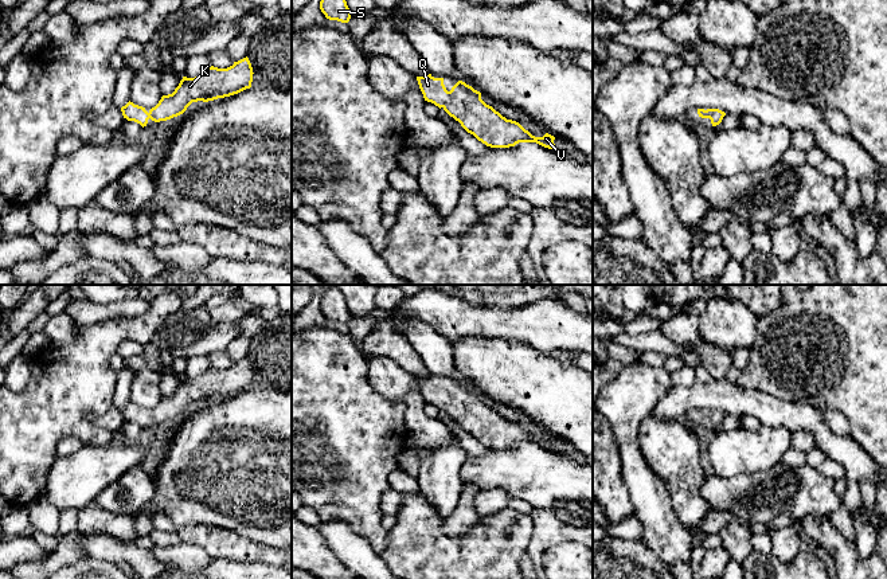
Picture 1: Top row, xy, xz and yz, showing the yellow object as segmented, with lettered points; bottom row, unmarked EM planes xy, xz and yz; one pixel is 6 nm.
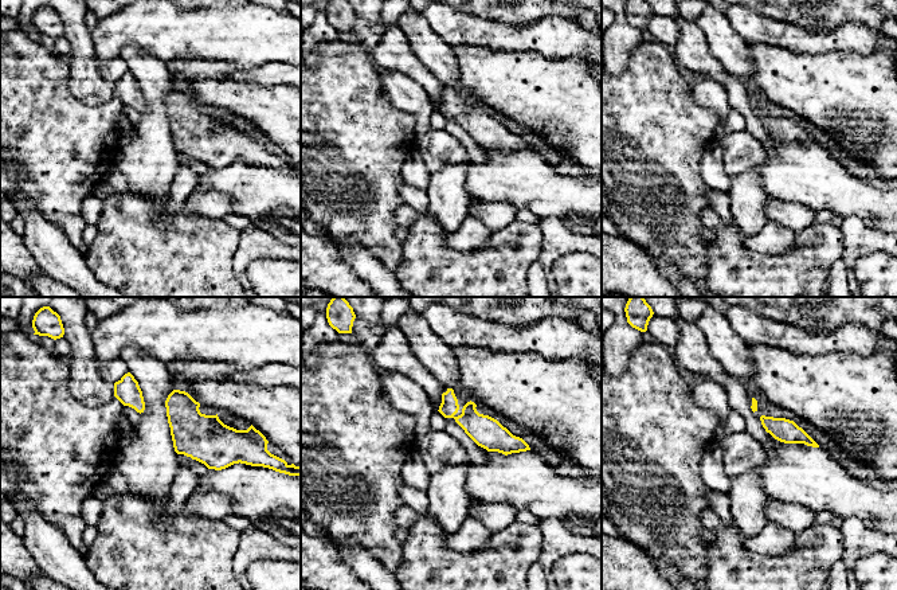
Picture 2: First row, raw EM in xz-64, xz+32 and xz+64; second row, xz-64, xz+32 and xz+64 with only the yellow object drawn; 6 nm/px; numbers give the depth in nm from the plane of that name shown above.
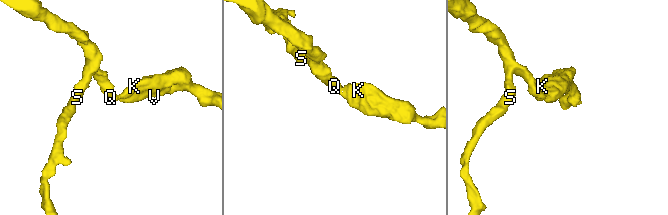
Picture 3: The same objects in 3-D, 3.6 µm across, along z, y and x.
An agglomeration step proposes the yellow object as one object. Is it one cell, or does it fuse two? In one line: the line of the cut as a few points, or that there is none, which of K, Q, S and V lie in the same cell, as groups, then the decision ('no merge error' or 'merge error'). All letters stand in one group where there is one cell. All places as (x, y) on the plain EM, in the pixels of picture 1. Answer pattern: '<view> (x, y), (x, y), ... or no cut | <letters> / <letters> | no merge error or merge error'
no cut | K Q S V | no merge error

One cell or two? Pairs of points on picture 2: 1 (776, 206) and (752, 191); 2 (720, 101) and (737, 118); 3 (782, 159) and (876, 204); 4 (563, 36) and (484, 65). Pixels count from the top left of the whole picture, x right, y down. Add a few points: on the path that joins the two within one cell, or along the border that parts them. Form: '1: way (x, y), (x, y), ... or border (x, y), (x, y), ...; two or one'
1: border (768, 196), (766, 219); two
2: border (732, 109), (720, 125); two
3: way (805, 174), (845, 195), (853, 196); one
4: border (488, 47), (509, 51), (536, 51), (549, 58); two

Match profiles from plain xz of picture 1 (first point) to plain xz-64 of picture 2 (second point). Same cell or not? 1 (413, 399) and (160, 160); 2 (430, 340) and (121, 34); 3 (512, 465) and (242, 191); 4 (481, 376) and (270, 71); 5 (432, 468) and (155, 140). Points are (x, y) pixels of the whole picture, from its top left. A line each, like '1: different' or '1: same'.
1: different
2: different
3: same
4: different
5: same

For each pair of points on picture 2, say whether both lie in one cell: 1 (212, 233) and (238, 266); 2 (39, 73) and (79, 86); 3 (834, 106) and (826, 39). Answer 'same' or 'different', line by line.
1: different
2: different
3: different

